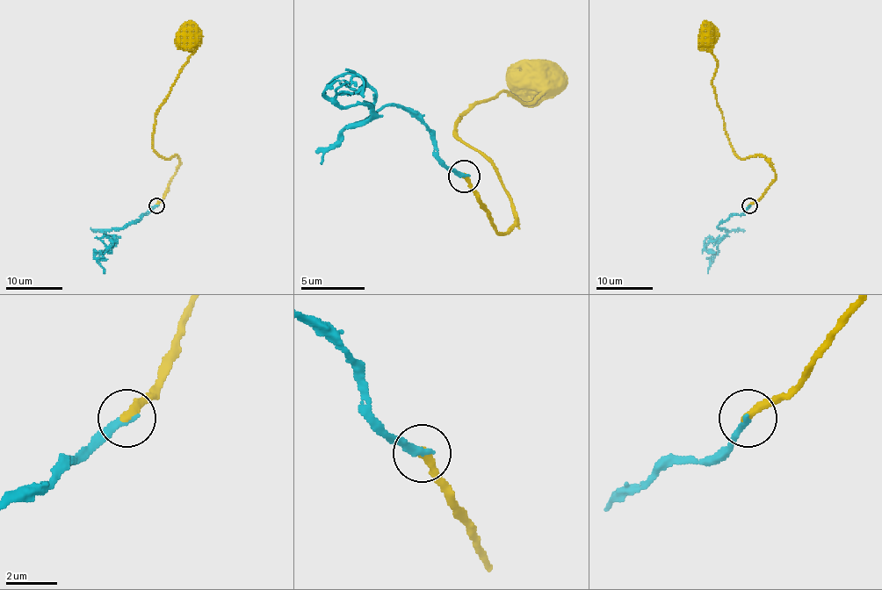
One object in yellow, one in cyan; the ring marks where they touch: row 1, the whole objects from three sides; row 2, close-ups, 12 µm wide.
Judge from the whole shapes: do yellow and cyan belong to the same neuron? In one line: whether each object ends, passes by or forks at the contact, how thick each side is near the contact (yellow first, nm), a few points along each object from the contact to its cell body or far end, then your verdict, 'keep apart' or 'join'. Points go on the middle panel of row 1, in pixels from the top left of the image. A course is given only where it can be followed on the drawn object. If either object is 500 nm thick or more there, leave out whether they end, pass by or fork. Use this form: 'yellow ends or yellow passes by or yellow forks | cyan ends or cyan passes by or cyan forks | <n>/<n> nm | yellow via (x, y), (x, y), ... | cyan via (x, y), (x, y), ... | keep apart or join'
yellow ends | cyan ends | 320/280 nm | yellow via (463, 175), (508, 229), (508, 191), (457, 137), (463, 114), (498, 92), (533, 98), (537, 79) | cyan via (463, 175), (437, 156), (434, 137), (405, 108), (383, 104), (351, 124), (370, 108), (335, 98), (348, 82) | keep apart

